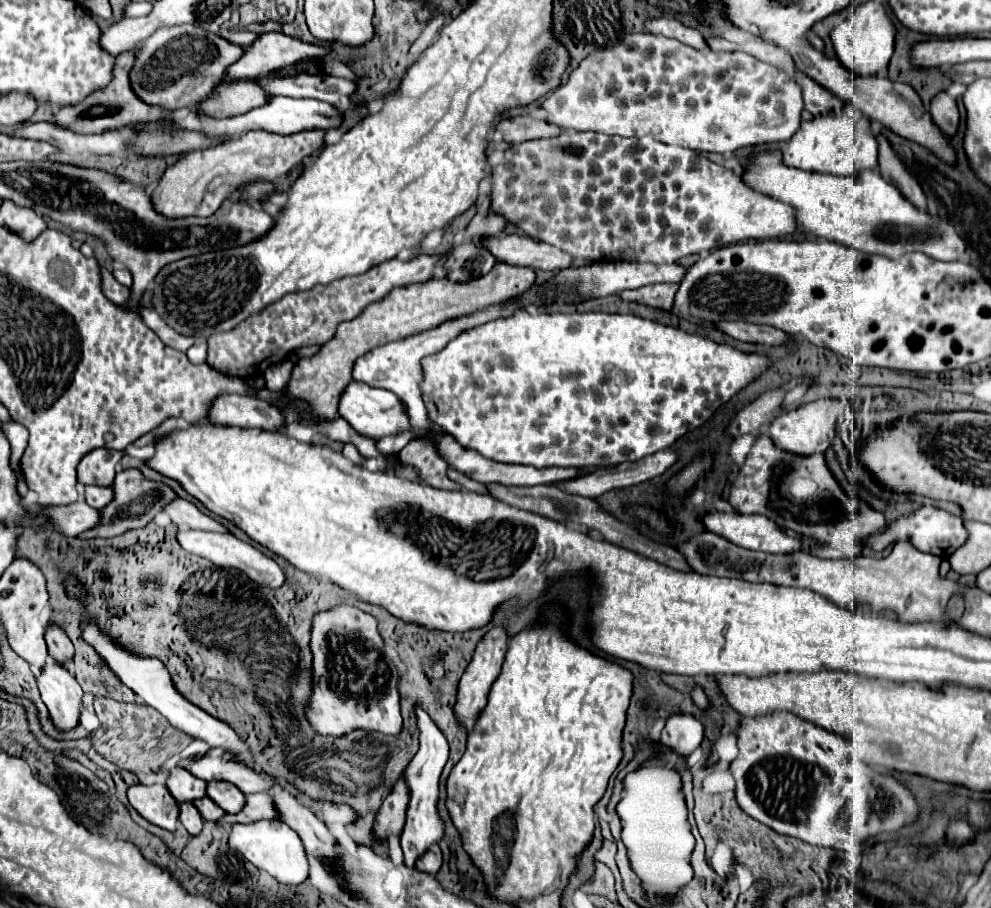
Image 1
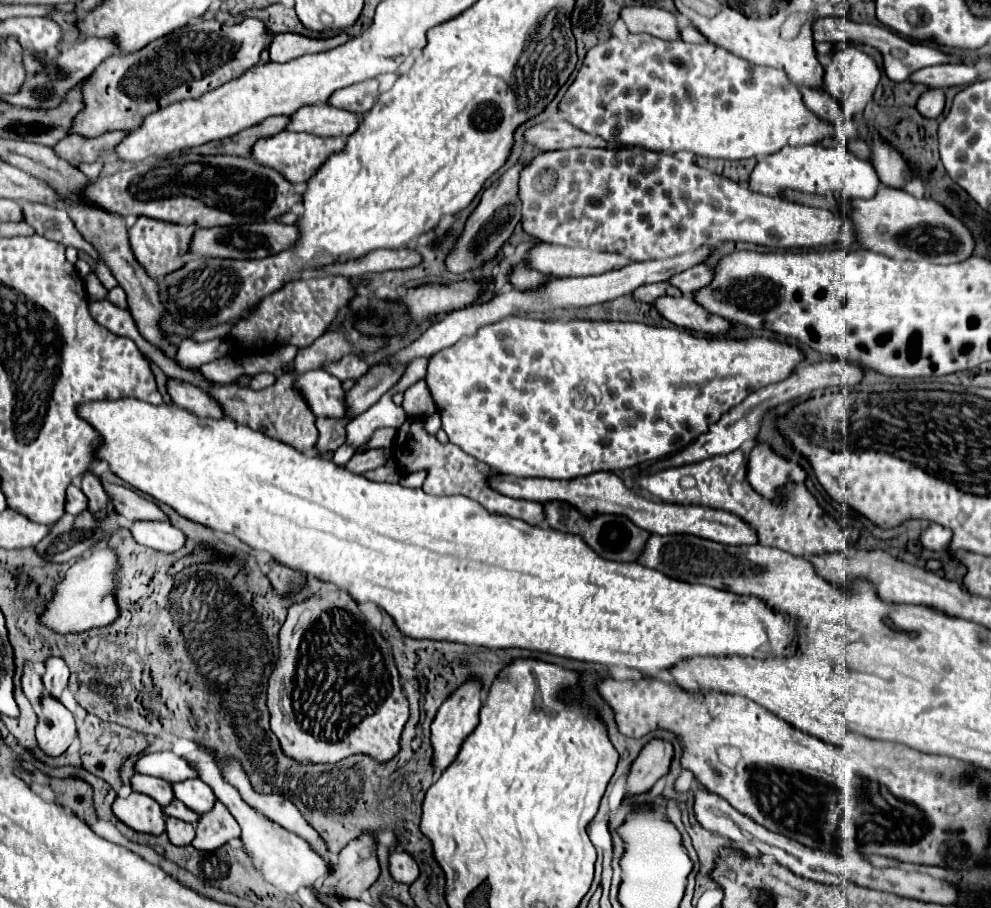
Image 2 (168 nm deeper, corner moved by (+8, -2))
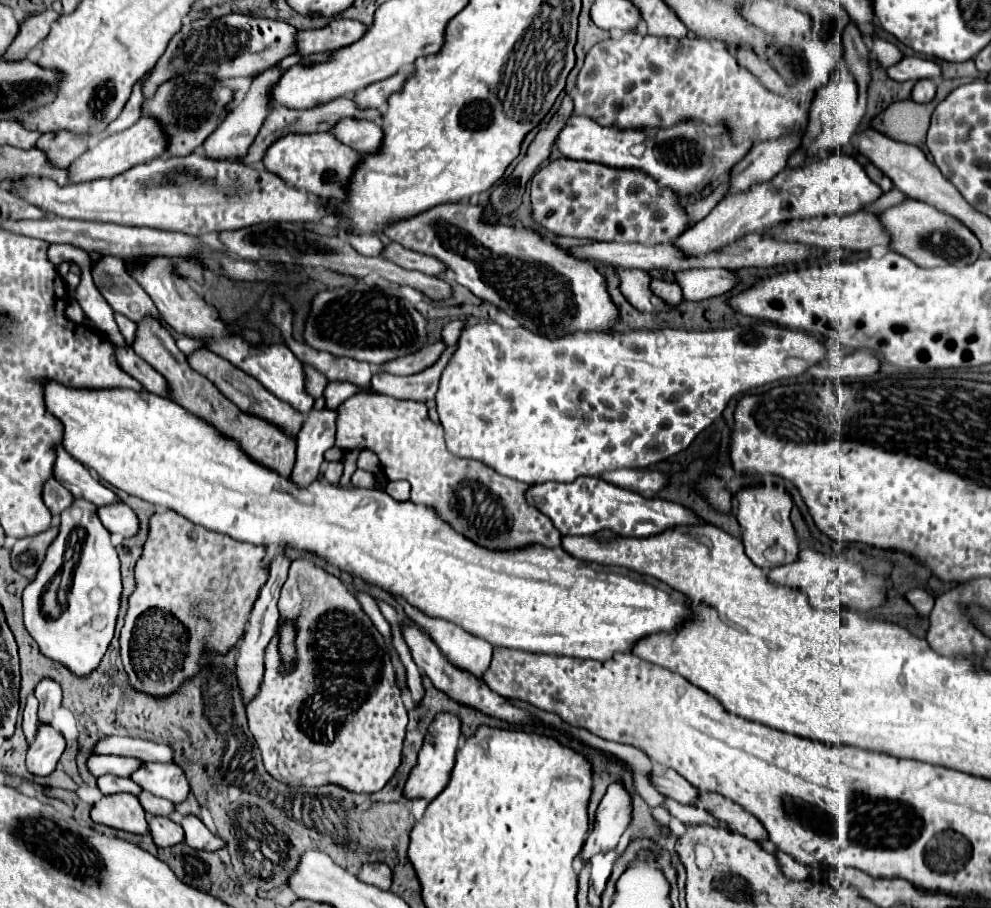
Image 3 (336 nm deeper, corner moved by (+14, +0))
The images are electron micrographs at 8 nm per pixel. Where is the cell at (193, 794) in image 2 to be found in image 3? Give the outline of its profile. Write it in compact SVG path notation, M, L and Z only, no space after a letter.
M142 762L142 766L130 776L142 790L152 792L158 798L166 798L170 802L182 802L190 794L188 780L172 762Z

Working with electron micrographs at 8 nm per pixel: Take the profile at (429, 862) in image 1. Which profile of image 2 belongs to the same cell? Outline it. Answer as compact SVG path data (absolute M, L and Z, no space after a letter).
M396 850L390 854L390 874L396 882L412 884L420 876L420 866L416 864L416 860L412 860L408 852Z

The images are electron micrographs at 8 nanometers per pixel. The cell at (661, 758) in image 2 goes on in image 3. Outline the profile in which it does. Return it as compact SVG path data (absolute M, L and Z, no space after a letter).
M616 782L608 788L606 796L602 798L596 810L594 828L582 846L582 854L578 854L580 864L588 864L596 854L614 850L628 824L630 824L630 796L624 790L624 786Z

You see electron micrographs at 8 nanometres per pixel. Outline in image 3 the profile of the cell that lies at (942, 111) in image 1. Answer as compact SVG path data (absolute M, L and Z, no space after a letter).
M918 80L912 90L912 100L924 104L924 102L930 102L934 94L936 94L936 84L932 80Z

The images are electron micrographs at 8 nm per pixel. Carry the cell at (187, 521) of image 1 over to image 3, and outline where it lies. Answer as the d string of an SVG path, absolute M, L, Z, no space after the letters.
M56 446L56 462L54 462L54 478L70 490L74 500L86 498L96 506L108 506L118 502L118 496L102 486L78 460L74 460L62 446Z

